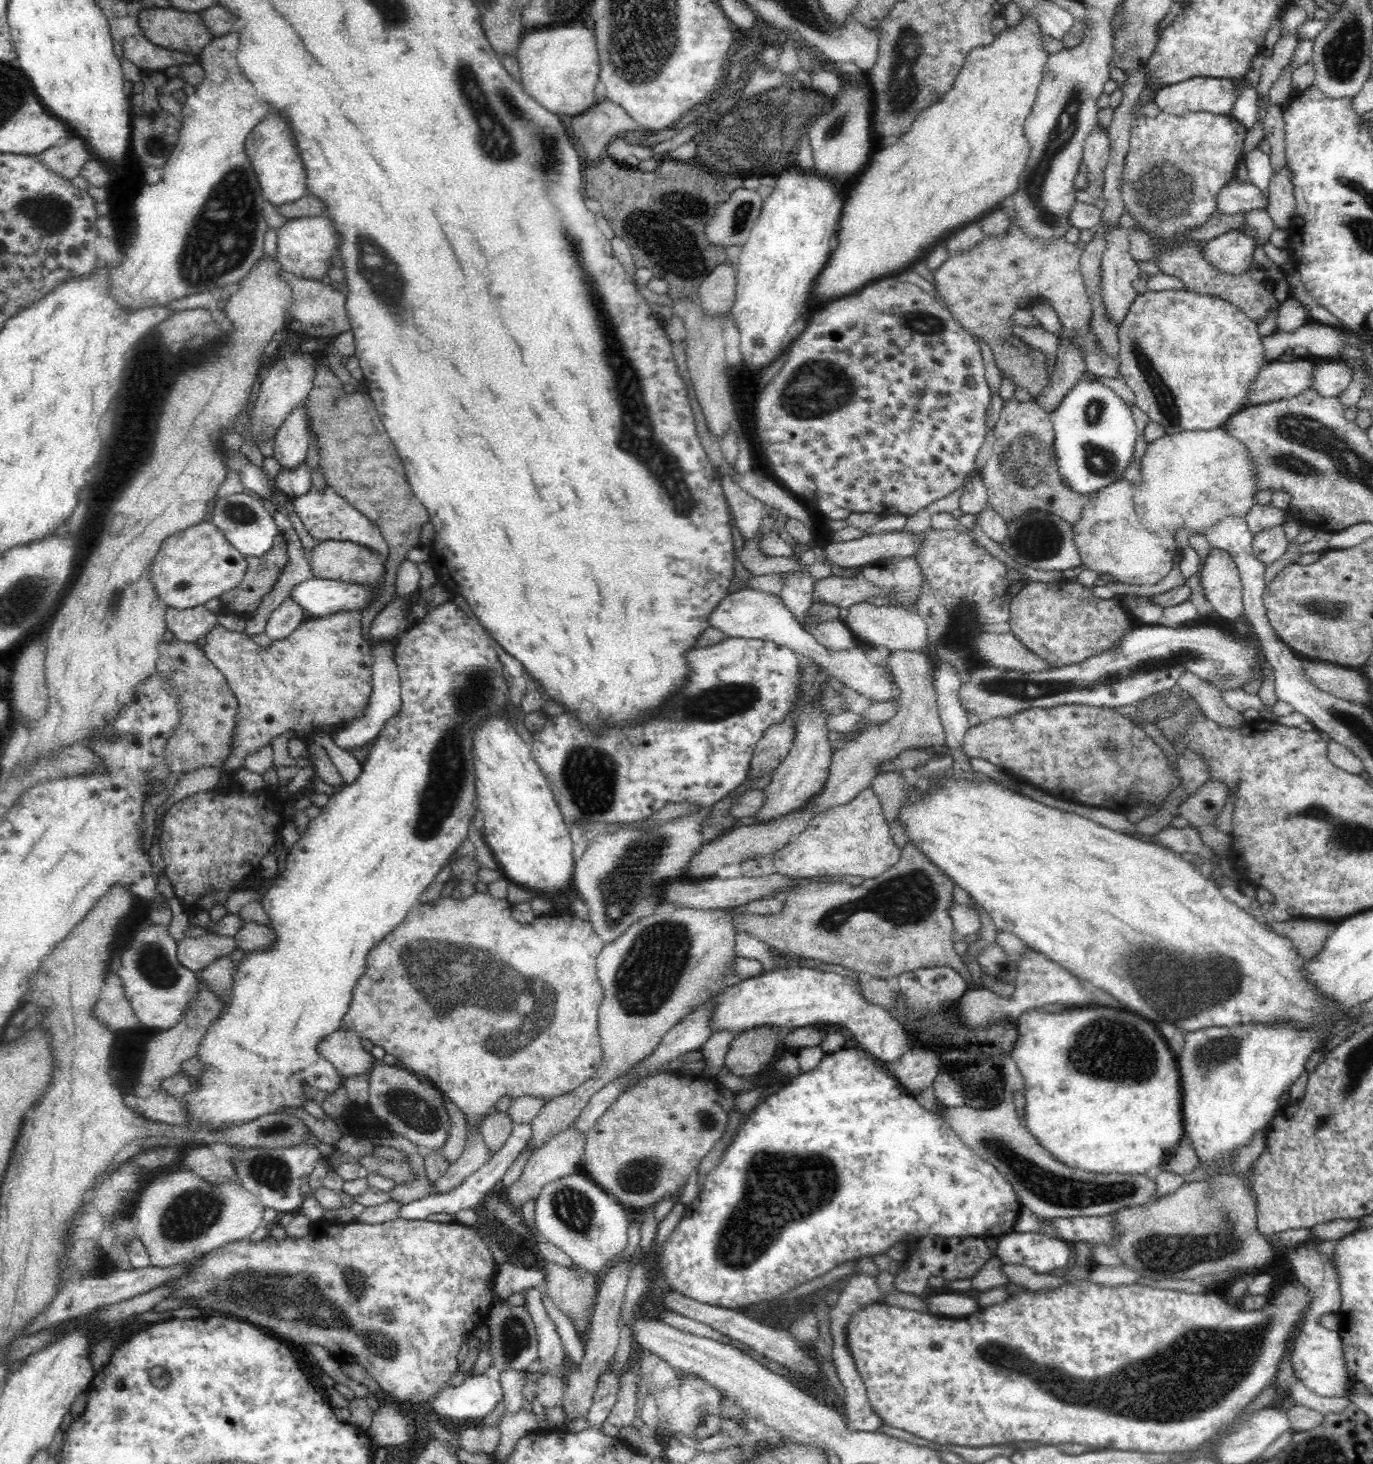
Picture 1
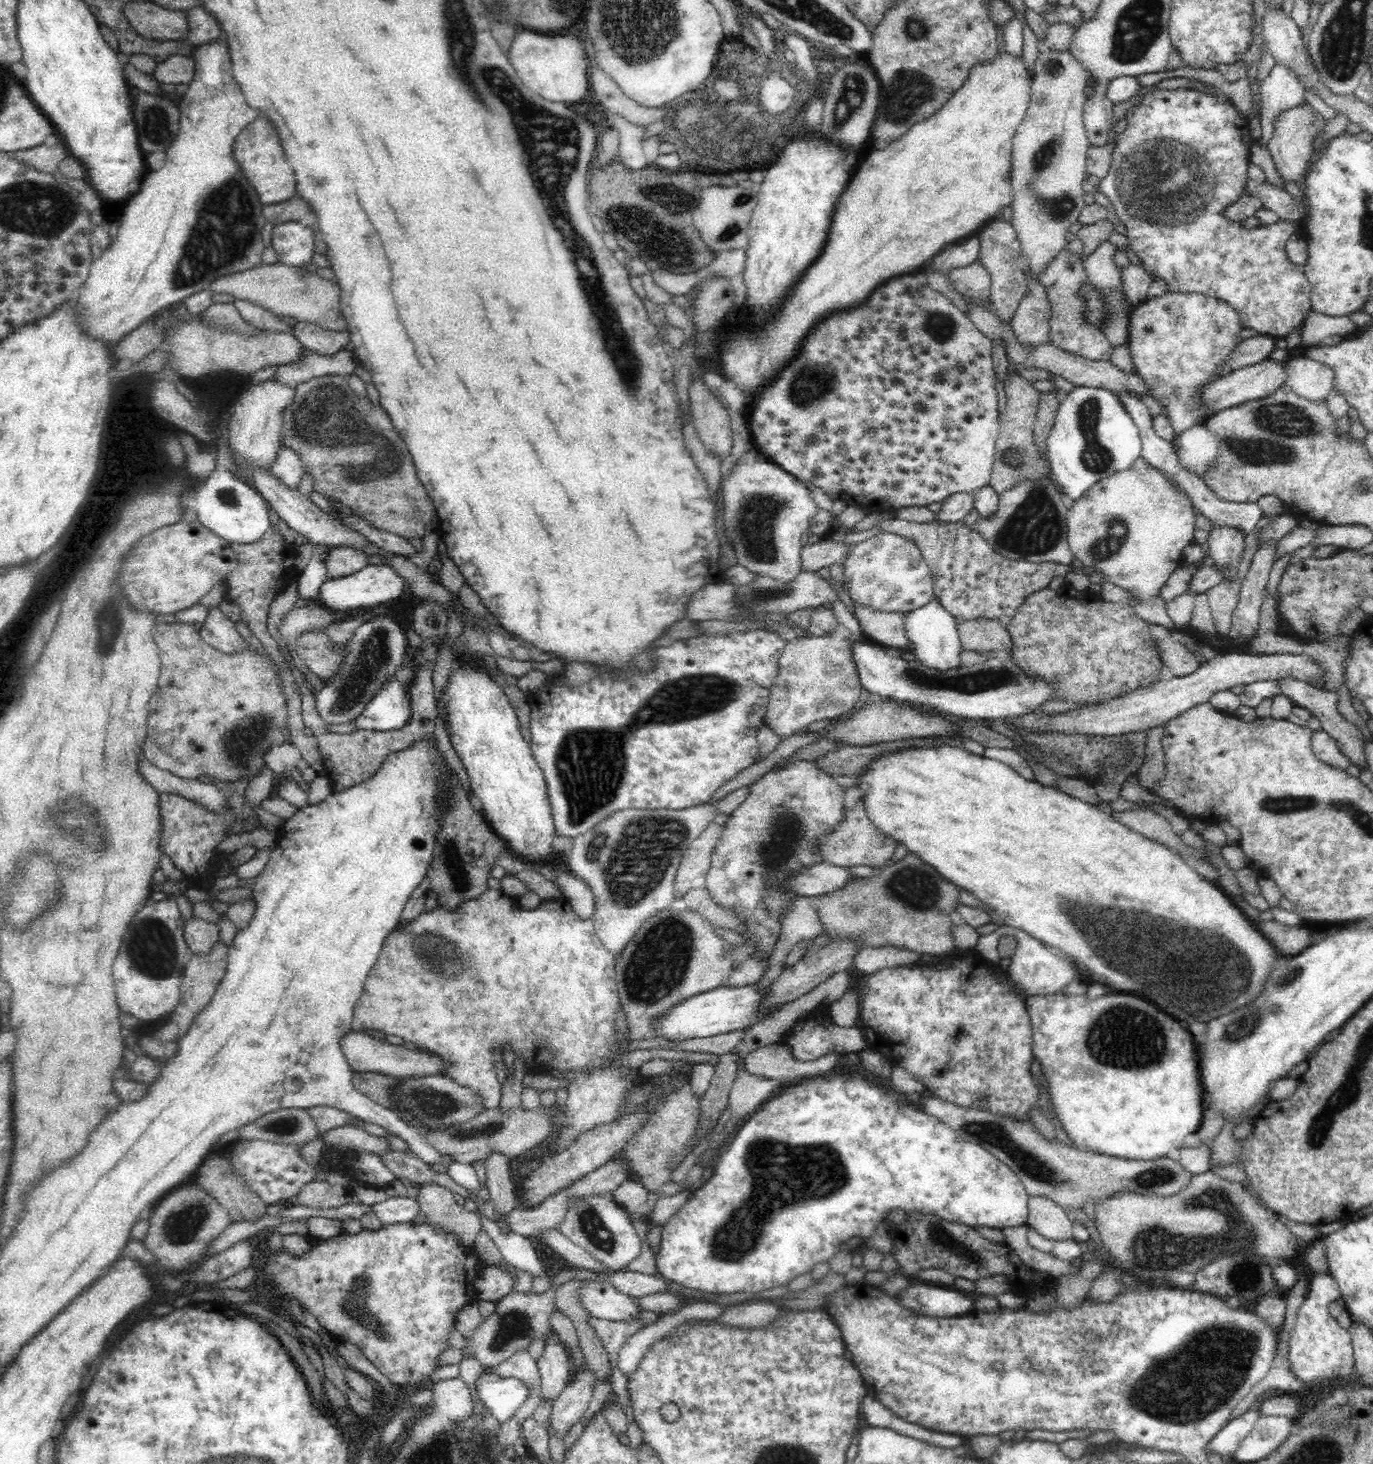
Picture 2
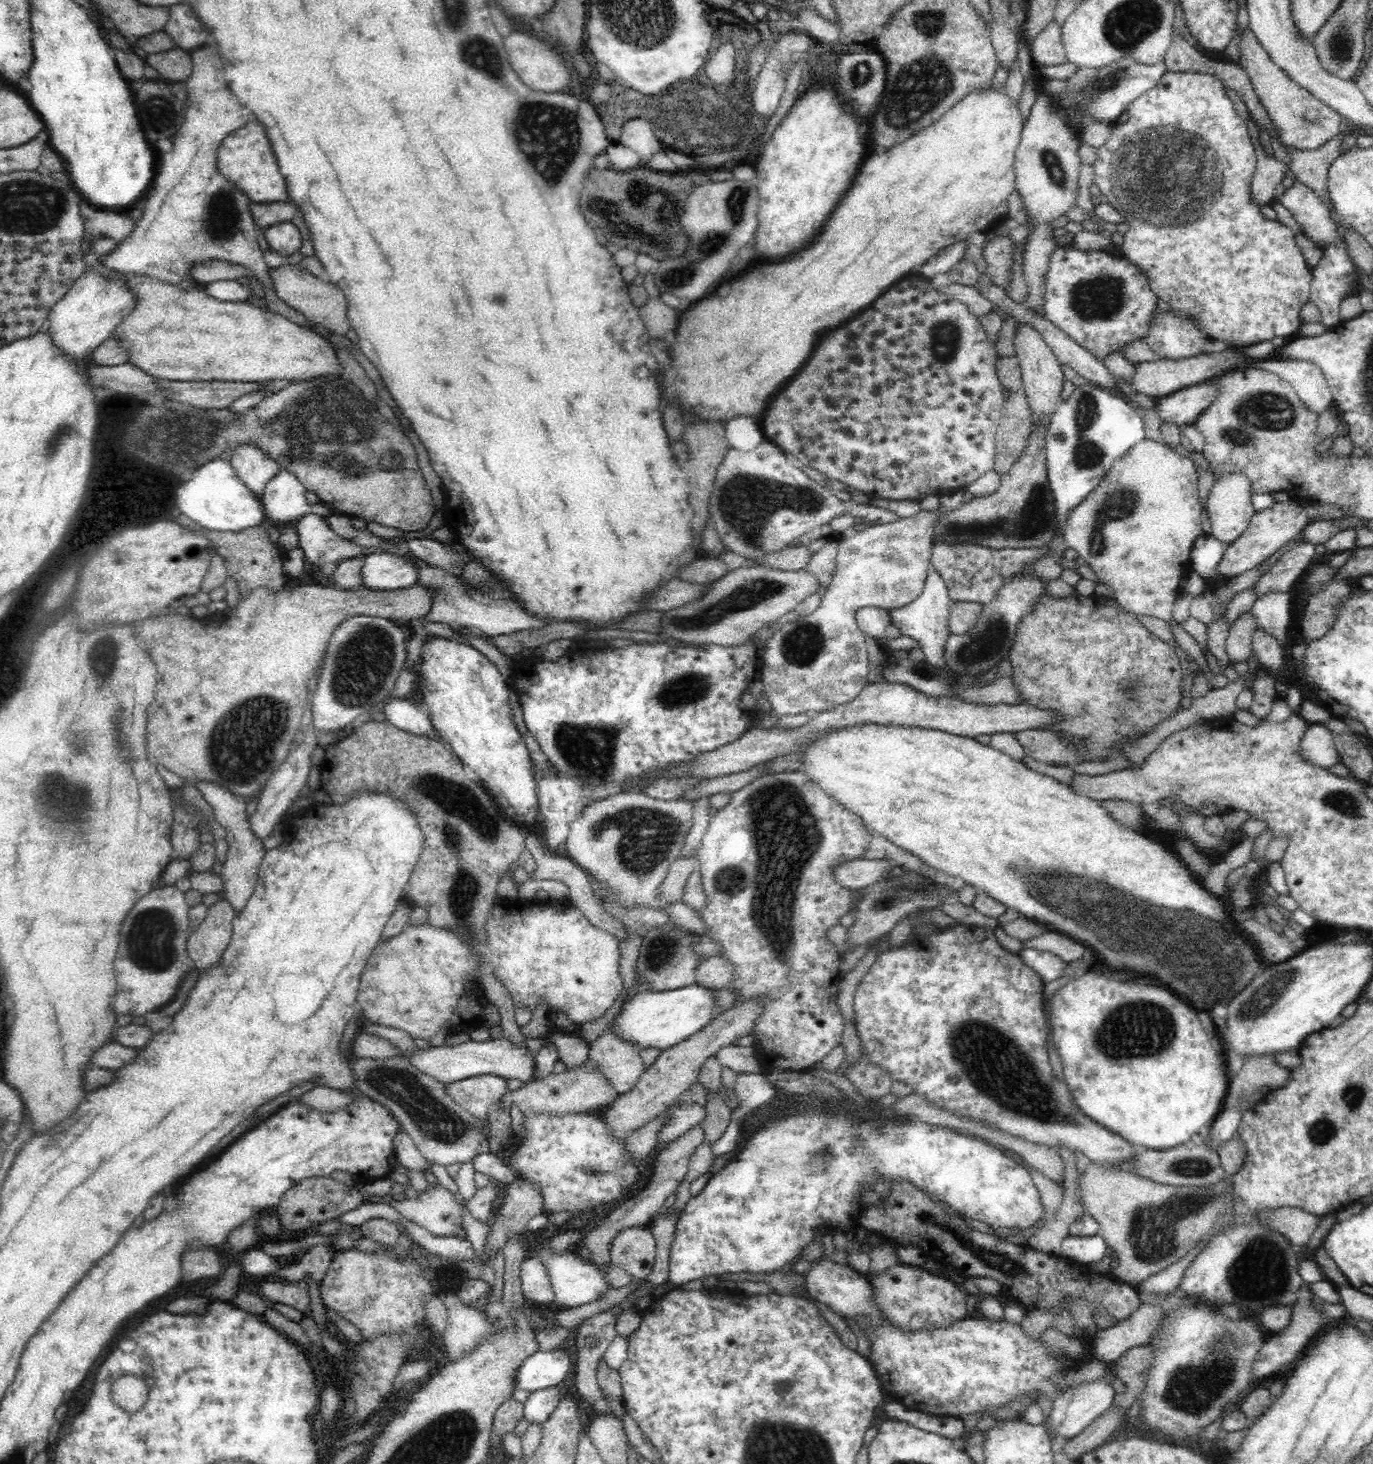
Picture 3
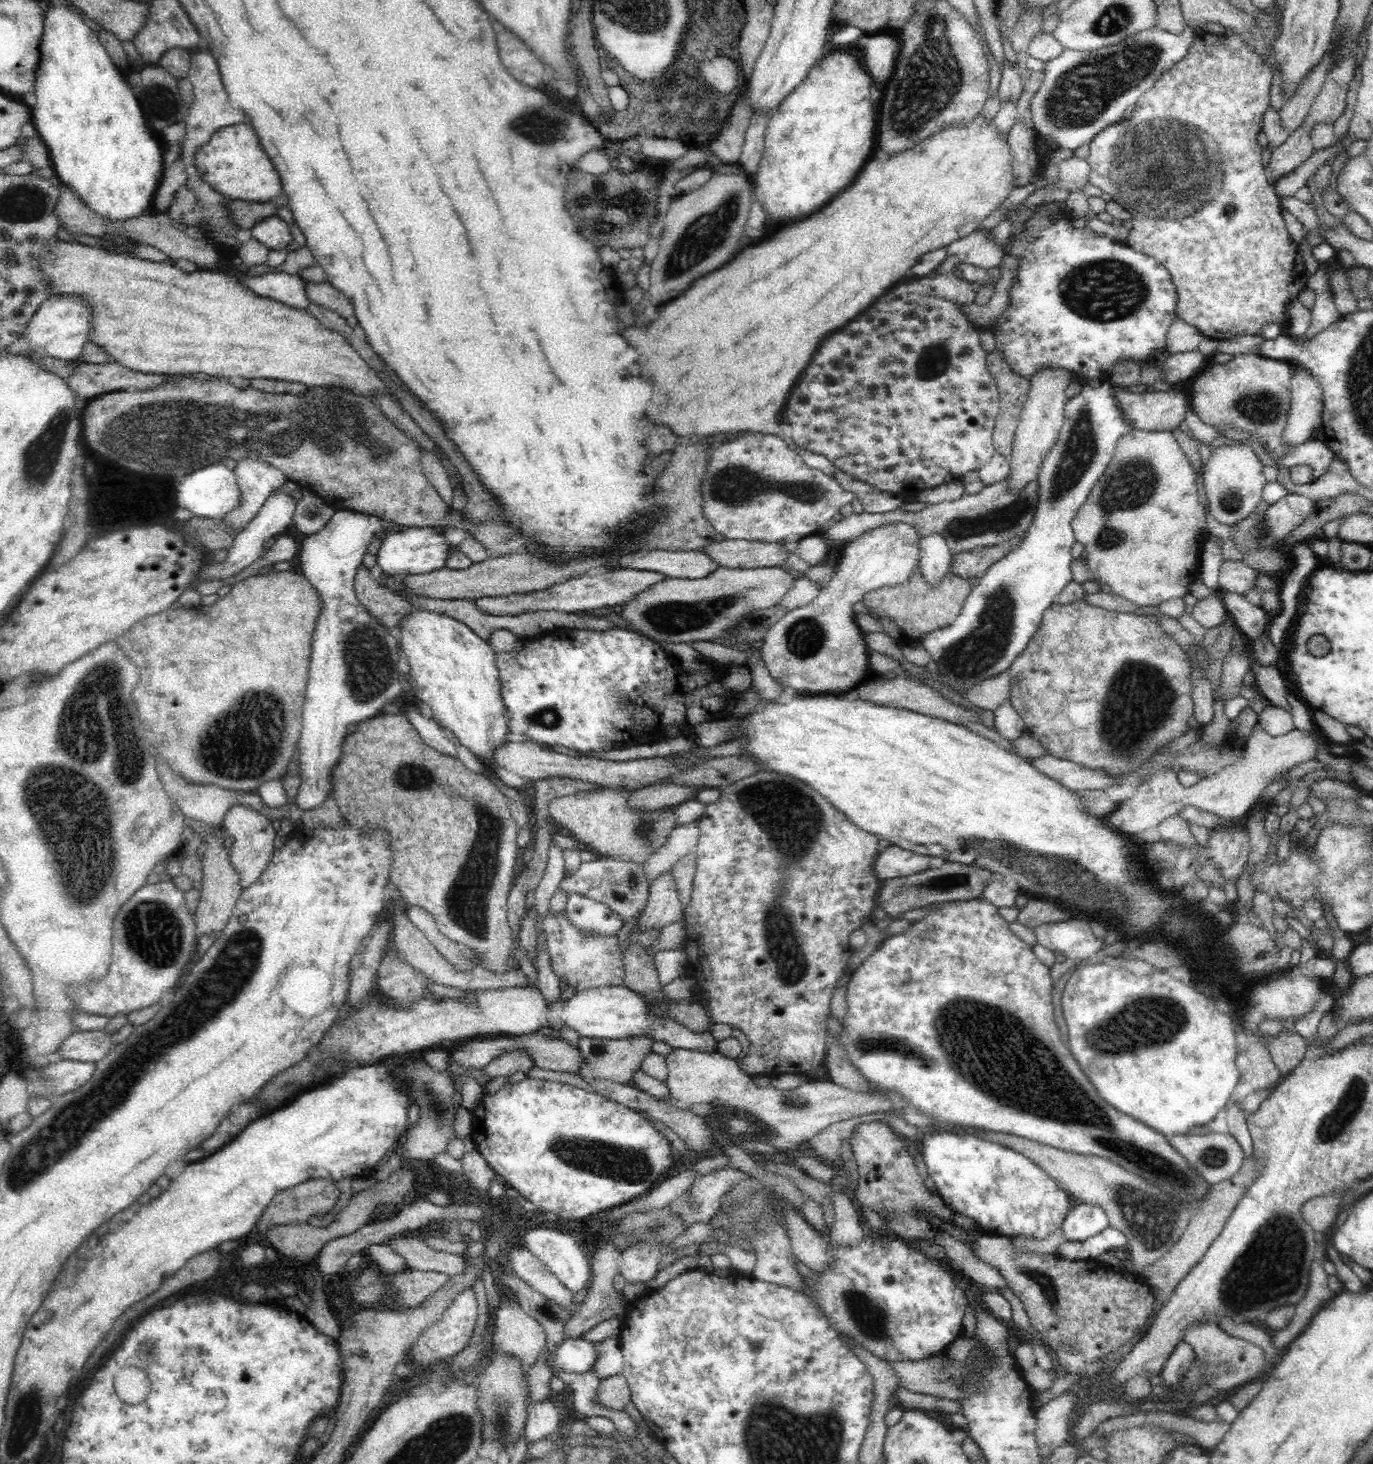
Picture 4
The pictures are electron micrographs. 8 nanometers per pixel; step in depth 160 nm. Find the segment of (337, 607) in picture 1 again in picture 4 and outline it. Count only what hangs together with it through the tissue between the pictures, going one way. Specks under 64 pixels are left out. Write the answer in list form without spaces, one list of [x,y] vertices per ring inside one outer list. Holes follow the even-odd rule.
[[[406,527],[404,532],[396,531],[382,542],[374,563],[380,567],[382,574],[388,577],[401,574],[406,576],[428,574],[445,566],[445,559],[451,548],[444,540],[444,534],[434,531],[432,527]]]

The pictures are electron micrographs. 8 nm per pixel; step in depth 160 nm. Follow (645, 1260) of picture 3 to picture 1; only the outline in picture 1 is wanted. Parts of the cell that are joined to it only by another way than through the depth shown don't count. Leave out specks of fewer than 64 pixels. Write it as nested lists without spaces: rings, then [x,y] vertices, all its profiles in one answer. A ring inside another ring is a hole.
[[[581,1171],[545,1184],[534,1203],[535,1232],[570,1256],[588,1273],[598,1276],[628,1244],[628,1210]]]

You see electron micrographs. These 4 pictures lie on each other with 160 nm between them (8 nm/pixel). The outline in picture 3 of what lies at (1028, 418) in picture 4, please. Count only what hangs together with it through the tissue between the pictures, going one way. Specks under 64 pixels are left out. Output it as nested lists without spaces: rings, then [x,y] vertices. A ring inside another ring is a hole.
[[[1025,322],[1018,323],[1015,330],[1014,347],[1021,368],[1021,379],[1025,386],[1034,430],[1034,425],[1040,425],[1041,421],[1042,423],[1050,422],[1051,414],[1054,413],[1054,408],[1060,401],[1062,382],[1065,380],[1064,374],[1060,370],[1061,364],[1055,354],[1052,353],[1042,335],[1033,326]]]

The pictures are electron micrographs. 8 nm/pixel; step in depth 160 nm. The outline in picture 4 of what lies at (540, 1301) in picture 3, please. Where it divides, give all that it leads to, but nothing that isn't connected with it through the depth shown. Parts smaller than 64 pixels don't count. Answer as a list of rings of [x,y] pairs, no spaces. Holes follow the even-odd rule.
[[[527,1248],[512,1250],[509,1265],[514,1269],[516,1276],[520,1277],[530,1289],[542,1293],[548,1300],[553,1300],[572,1313],[575,1311],[572,1305],[574,1300],[572,1293]]]

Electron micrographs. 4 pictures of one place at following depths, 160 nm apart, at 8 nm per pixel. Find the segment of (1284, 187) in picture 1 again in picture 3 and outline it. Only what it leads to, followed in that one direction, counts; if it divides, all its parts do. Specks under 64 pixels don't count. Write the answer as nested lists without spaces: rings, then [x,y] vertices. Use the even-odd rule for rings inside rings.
[[[1250,29],[1242,34],[1239,46],[1238,64],[1247,72],[1260,104],[1266,109],[1268,119],[1272,121],[1273,133],[1286,150],[1316,150],[1343,130],[1344,119],[1278,68]]]

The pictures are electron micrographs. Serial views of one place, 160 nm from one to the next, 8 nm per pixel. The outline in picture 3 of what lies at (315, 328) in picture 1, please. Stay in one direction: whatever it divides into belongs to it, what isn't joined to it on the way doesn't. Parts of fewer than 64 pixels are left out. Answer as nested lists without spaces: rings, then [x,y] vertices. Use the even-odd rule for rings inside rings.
[[[208,261],[199,265],[196,265],[191,270],[192,278],[198,280],[198,282],[218,282],[218,281],[240,281],[249,284],[250,280],[256,279],[252,272],[245,266],[240,264],[234,264],[228,261]],[[285,262],[276,268],[268,267],[272,290],[275,295],[298,312],[302,312],[313,324],[324,326],[326,330],[345,336],[350,330],[350,321],[346,317],[346,297],[340,288],[329,282],[326,277],[314,276],[300,266]]]

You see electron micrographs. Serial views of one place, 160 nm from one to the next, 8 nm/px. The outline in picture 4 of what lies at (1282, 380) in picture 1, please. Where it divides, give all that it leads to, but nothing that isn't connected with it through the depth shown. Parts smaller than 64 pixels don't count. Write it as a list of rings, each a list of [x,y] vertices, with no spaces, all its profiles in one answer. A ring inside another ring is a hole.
[[[1113,387],[1113,395],[1130,427],[1144,431],[1171,431],[1185,422],[1190,396],[1183,391],[1128,393]]]

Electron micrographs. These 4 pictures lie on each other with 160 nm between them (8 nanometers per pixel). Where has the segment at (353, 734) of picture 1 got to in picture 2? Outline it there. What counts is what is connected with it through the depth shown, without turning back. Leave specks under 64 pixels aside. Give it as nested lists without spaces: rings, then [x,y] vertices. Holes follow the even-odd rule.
[[[390,678],[362,714],[352,721],[354,730],[389,731],[404,728],[411,714],[407,691],[401,682]]]

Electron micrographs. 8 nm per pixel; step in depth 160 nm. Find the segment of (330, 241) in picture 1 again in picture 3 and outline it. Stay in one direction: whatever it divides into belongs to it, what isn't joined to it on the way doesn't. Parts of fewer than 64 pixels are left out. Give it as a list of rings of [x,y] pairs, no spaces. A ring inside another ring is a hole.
[[[292,222],[277,223],[264,231],[269,249],[281,254],[284,260],[300,252],[302,235]]]

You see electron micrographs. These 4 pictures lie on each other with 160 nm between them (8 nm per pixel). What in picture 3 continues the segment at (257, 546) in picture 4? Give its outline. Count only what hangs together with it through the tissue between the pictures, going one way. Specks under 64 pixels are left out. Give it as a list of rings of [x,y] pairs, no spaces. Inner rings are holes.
[[[279,468],[260,495],[265,525],[286,524],[314,512],[316,507],[306,501],[306,491],[295,474]]]

